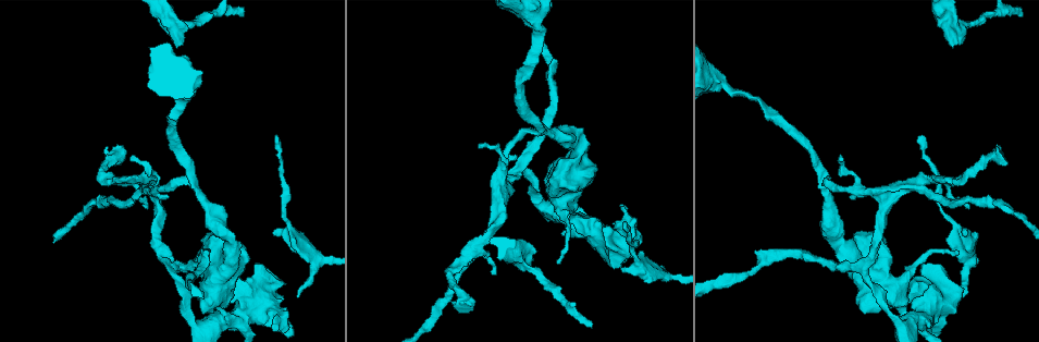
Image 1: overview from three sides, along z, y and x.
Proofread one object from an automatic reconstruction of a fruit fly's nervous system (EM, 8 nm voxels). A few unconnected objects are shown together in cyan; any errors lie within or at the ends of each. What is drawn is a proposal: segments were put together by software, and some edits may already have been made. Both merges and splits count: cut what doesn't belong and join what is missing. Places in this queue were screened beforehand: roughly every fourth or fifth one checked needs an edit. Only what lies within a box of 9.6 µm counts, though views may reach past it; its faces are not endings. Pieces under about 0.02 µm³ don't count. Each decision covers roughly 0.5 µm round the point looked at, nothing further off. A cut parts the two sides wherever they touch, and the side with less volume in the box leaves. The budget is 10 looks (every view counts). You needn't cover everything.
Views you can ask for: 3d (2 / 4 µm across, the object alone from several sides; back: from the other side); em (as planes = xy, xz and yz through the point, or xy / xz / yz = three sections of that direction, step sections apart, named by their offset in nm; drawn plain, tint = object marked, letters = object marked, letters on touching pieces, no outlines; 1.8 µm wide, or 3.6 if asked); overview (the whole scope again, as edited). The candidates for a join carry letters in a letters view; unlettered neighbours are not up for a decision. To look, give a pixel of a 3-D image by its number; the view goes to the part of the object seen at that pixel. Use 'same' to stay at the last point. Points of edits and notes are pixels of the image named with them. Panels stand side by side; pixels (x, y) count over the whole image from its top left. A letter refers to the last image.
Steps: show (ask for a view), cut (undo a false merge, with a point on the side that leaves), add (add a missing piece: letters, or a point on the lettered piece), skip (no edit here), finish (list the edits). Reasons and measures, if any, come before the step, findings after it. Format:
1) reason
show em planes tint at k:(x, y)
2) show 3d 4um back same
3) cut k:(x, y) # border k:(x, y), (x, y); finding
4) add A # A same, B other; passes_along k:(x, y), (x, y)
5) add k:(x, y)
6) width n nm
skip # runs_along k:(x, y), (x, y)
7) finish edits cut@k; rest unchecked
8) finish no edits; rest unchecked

closes a loop
show 3d 4um at 1:(510, 176)

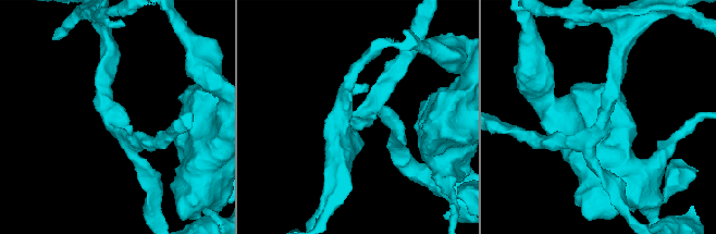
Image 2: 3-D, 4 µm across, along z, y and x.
show em xz step 8 letters at 2:(600, 128)

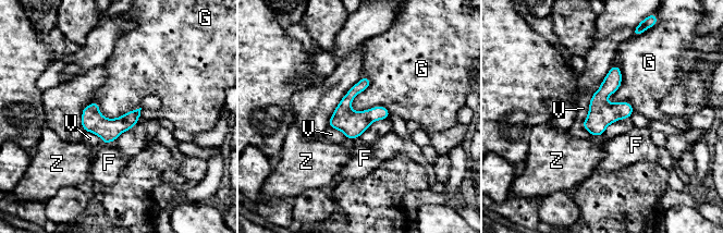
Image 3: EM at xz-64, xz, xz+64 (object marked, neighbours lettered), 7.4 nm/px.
longest_contact V 400 nm
skip # F other, G other, V other, Z other; runs_along 3:(615, 69), (599, 98), (593, 133); continuous, no second neuron

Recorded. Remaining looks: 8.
three arms meet
show 3d 4um back at 1:(912, 187)

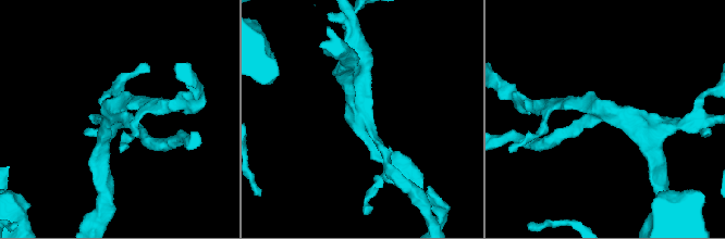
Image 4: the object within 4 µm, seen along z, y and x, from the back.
arms 3
show em xz step 4 tint at 4:(357, 115)

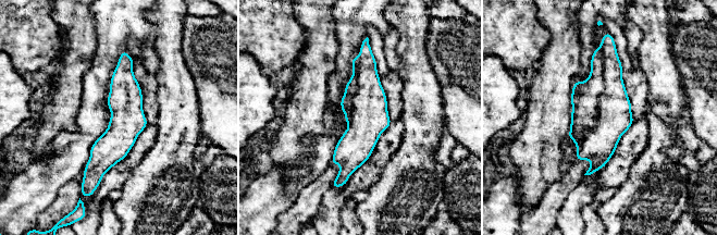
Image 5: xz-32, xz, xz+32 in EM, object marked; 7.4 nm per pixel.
show em planes letters same

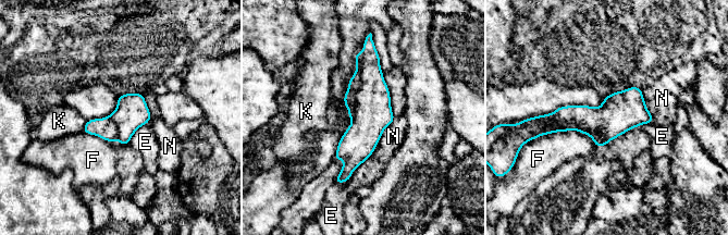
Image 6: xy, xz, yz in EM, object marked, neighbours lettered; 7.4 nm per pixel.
cut 6:(372, 114) # E other, F other, K other, N other; part_leaving 6:(369, 51), (370, 120), (344, 178); two neurons meet here

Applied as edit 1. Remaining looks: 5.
show overview

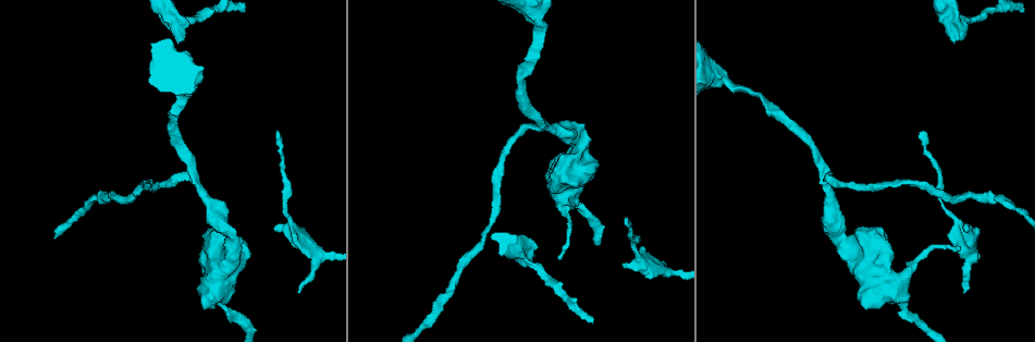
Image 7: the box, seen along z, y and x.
calibre changes
show em 3.6um xy step 8 tint at 7:(536, 18)

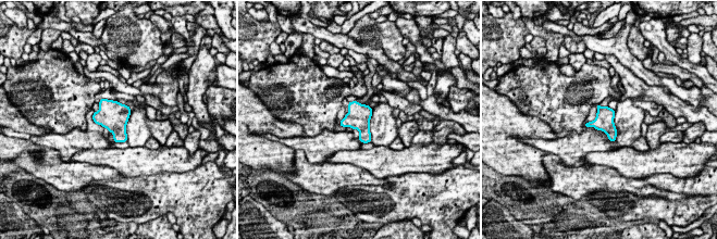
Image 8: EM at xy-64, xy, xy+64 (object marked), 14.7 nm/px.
see the neighbours
show em 3.6um xy step 8 letters same

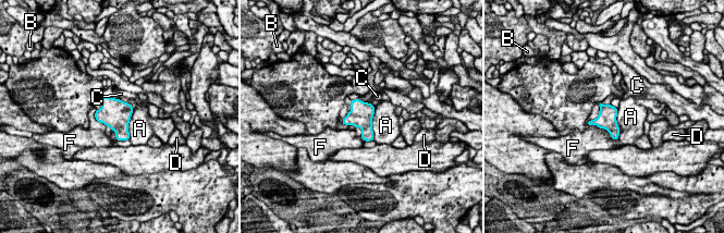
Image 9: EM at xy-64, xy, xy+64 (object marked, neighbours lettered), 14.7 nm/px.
skip # A other, B other, C other, D other, F other; border 9:(598, 126), (617, 139); all the same neuron

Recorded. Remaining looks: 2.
end of a long branch
show 3d 2um at 7:(625, 225)

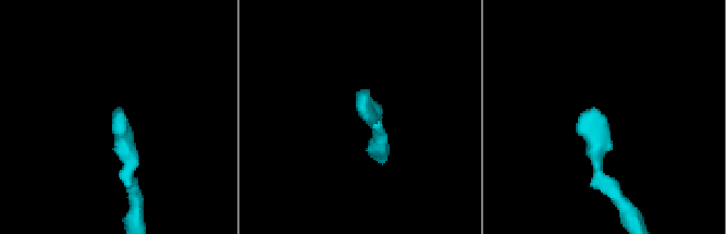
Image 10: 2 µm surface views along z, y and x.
show em planes letters at 10:(114, 109)

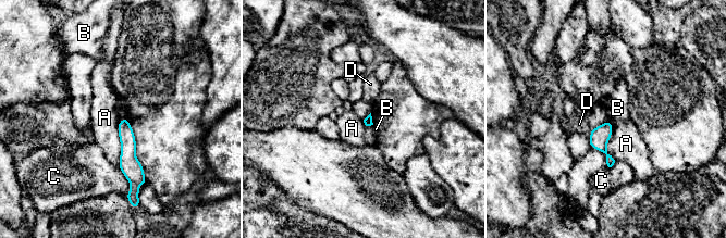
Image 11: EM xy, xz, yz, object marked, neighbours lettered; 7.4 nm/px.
skip # A other, B other, C other, D other; border 11:(608, 120), (612, 136), (604, 166); none of them fits

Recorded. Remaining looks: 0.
finish edits cut@6; rest unchecked

